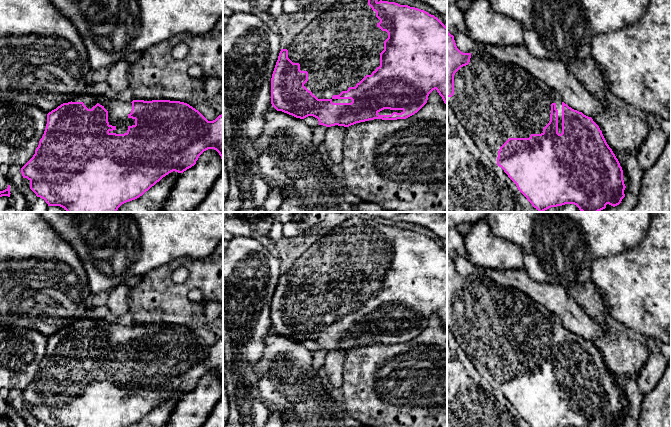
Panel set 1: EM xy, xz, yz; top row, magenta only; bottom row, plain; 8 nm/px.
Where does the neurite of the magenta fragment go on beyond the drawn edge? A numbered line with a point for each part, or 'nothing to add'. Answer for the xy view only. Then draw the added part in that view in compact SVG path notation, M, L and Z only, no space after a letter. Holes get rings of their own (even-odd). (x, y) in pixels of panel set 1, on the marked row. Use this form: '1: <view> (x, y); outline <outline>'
1: xy (118, 110); outline M79 94L73 97L72 102L83 102L88 109L92 109L97 103L102 105L108 111L109 125L116 127L109 133L124 134L127 133L129 126L135 125L135 119L128 117L132 110L132 103L121 101L115 96L109 99L103 95Z

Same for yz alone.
1: yz (494, 101); outline M478 46L477 50L471 53L470 62L468 65L461 67L454 75L454 94L452 97L447 97L447 104L452 108L456 117L458 118L460 124L466 129L469 136L472 138L481 154L486 155L494 165L497 165L498 151L500 147L509 138L529 138L531 134L541 134L543 133L543 128L550 121L551 114L551 104L556 104L556 109L558 110L558 133L562 133L562 100L556 101L554 98L554 90L546 85L544 82L536 79L532 74L517 65L504 63L489 53L487 53L482 46Z

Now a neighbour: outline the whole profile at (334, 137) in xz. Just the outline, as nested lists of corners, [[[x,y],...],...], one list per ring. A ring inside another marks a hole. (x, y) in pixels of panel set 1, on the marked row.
[[[335,125],[327,129],[323,143],[325,146],[325,154],[329,156],[332,163],[340,164],[343,160],[343,141],[346,128]]]

